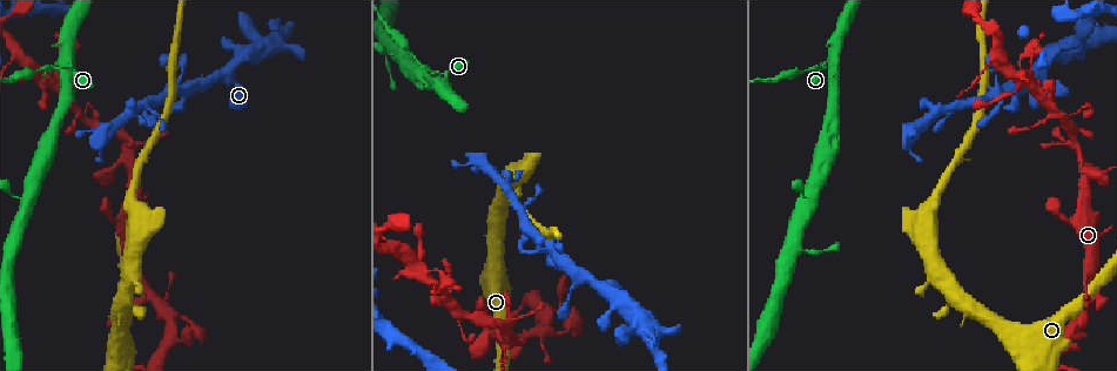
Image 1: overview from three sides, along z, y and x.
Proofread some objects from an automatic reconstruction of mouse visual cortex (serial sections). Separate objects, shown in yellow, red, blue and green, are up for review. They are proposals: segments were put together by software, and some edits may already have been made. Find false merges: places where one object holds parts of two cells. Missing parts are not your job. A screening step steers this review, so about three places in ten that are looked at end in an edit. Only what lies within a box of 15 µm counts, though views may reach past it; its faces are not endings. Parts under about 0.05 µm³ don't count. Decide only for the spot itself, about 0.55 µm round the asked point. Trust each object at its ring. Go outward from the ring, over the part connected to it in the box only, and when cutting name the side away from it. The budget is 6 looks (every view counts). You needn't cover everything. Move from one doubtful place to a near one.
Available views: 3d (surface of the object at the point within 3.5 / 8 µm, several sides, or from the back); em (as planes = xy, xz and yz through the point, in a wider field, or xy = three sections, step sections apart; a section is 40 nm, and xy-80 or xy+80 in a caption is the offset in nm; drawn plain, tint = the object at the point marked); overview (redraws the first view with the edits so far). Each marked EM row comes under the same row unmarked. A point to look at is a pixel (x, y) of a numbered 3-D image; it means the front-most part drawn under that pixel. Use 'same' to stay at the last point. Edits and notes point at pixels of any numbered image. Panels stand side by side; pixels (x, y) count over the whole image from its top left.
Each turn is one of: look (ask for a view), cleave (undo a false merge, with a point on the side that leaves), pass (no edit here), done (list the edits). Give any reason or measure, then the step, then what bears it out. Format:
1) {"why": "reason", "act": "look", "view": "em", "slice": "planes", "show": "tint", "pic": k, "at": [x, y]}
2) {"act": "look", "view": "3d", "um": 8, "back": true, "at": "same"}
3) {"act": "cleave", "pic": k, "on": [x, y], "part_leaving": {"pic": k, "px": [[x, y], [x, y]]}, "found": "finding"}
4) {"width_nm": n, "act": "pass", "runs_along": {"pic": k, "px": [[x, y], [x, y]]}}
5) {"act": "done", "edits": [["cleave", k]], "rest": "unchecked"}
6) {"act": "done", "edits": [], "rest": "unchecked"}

{"why": "four or more arms meet", "act": "look", "view": "3d", "um": 3.5, "pic": 1, "at": [131, 163]}

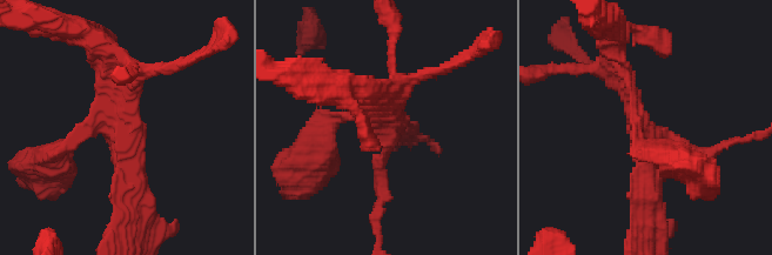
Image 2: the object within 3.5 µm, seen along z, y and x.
{"arms": 4, "arm_widths_nm": [150, 200, 250, 350], "why": "need the tissue", "act": "look", "view": "em", "slice": "xy", "step": 5, "show": "tint", "pic": 2, "at": [127, 135]}

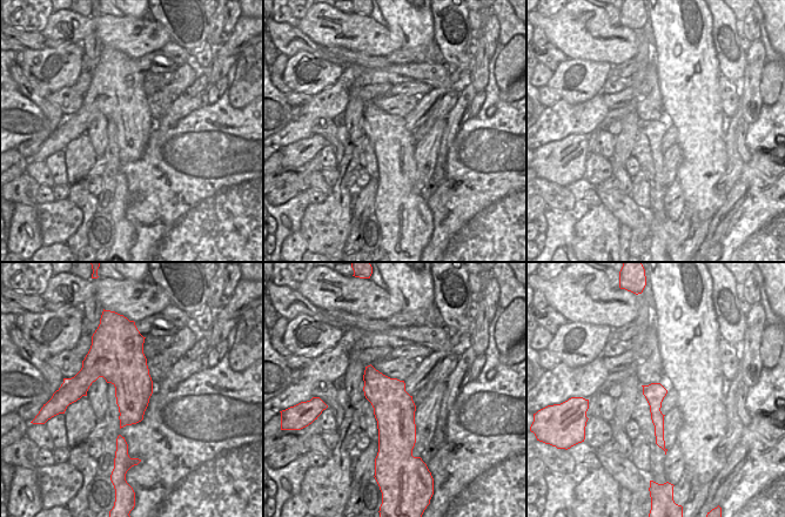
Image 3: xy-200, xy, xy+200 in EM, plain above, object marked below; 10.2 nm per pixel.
{"act": "look", "view": "em", "slice": "planes", "show": "tint", "at": "same"}

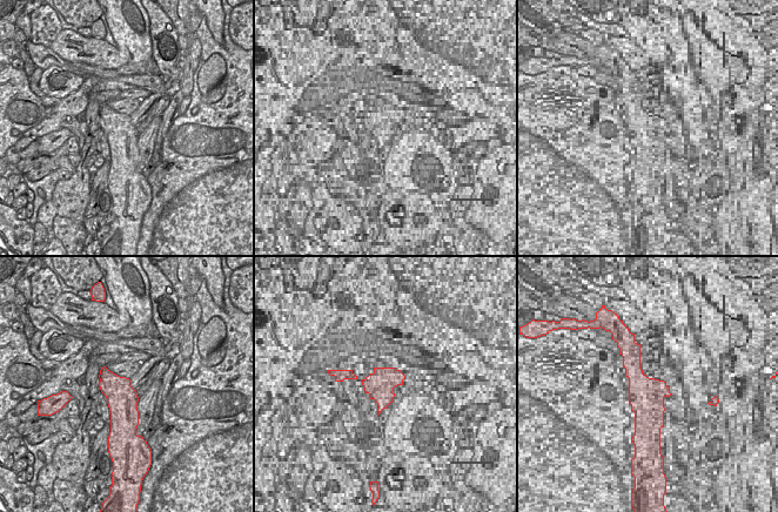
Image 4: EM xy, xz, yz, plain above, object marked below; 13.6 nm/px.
{"act": "pass", "runs_along": {"pic": 2, "px": [[652, 213], [649, 145], [618, 61]]}, "found": "continuous, no second cell"}

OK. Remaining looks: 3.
{"act": "look", "view": "3d", "um": 3.5, "back": true, "pic": 1, "at": [1064, 116]}

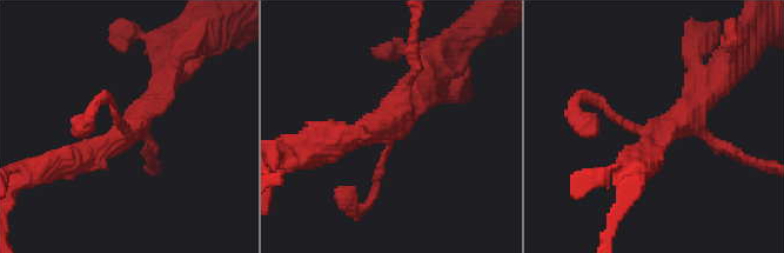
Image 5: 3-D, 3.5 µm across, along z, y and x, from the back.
{"act": "pass", "runs_along": {"pic": 5, "px": [[641, 164], [658, 139], [585, 99]]}, "found": "one cell here"}

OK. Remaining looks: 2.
{"act": "done", "edits": [], "rest": "unchecked"}

